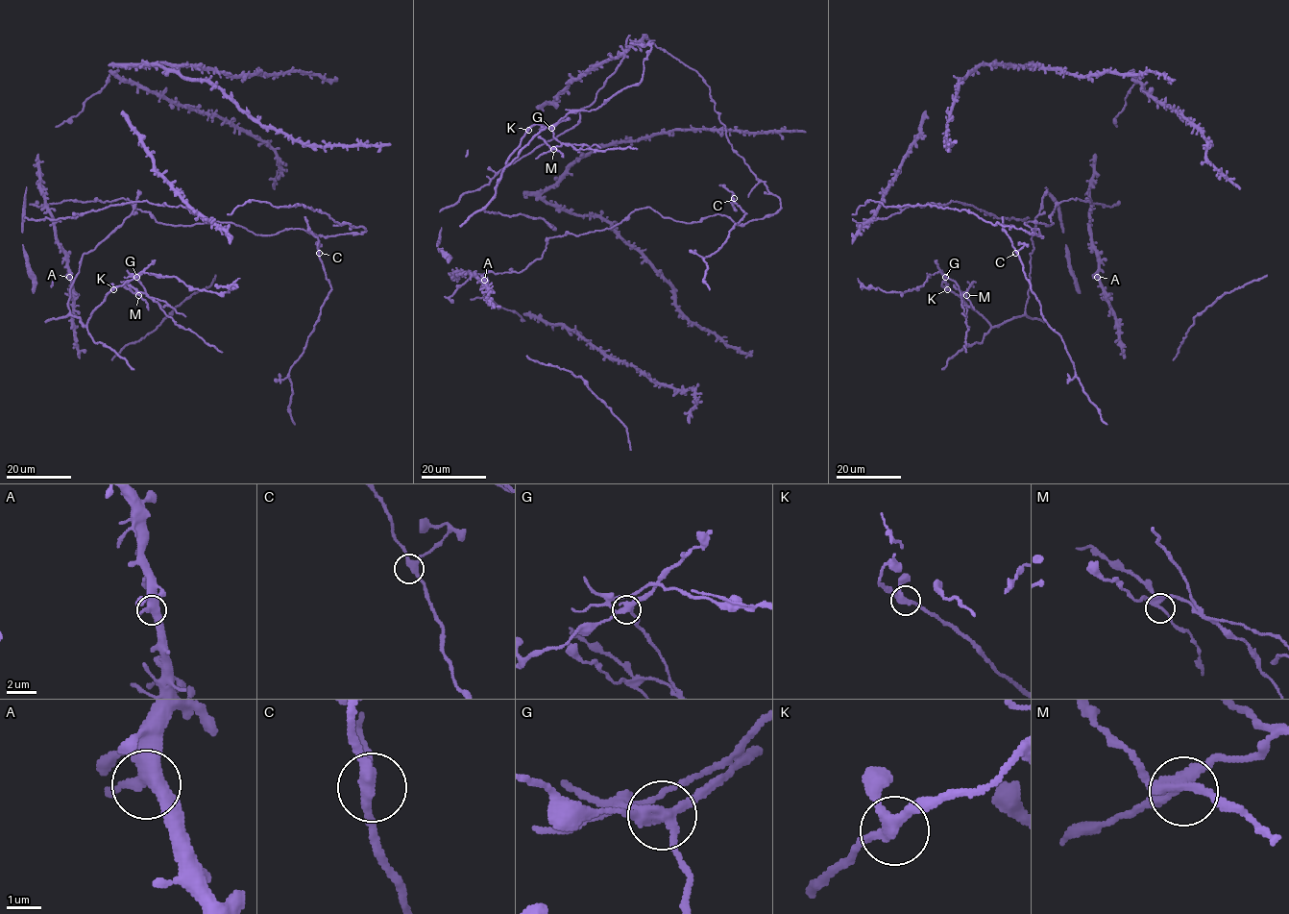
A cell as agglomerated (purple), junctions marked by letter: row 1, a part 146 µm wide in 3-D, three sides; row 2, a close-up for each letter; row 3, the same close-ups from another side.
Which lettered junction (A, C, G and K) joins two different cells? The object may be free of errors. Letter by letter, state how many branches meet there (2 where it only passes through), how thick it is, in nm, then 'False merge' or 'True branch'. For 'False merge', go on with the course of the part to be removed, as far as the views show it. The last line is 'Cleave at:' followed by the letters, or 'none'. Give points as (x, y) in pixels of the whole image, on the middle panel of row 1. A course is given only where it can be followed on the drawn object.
A: Branches: 4. Thickness 440 nm. True branch
C: Branches: 3. Thickness 300 nm. True branch
G: Branches: 4. Thickness 280 nm. False merge. Course of the part to remove: (551, 127), (548, 127), (568, 113), (599, 107), (622, 89), (638, 84), (650, 46), (630, 43)
K: Branches: 3. Thickness 280 nm. True branch
Cleave at: G

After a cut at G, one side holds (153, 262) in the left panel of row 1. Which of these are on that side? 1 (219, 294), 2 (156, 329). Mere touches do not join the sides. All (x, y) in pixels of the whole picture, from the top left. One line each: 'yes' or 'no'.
1: no
2: yes

